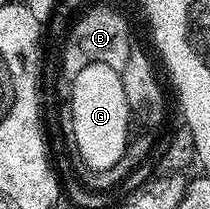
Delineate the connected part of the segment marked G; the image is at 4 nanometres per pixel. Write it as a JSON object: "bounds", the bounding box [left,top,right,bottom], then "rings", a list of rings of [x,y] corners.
{"bounds":[70,63,130,175],"rings":[[[90,63],[90,67],[82,67],[82,71],[78,71],[78,75],[70,82],[70,89],[72,89],[70,138],[76,144],[76,149],[80,152],[86,168],[93,169],[92,173],[96,175],[107,174],[109,170],[115,169],[121,164],[119,161],[123,159],[124,152],[128,149],[130,114],[126,93],[123,90],[121,70],[106,67],[106,63]]]}

